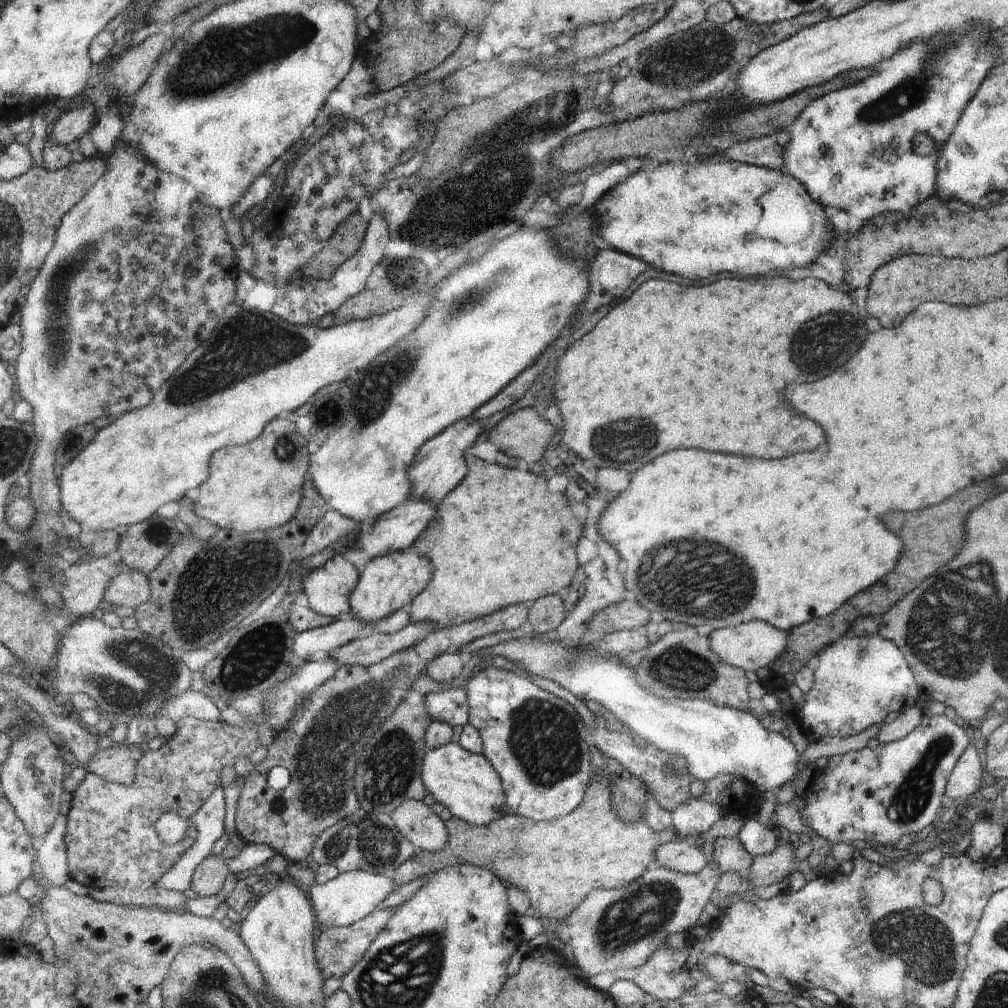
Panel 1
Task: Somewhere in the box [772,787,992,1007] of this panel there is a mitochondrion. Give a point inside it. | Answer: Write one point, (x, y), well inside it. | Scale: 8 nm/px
(927, 954)

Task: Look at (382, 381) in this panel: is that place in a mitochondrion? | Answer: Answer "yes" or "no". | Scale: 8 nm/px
yes

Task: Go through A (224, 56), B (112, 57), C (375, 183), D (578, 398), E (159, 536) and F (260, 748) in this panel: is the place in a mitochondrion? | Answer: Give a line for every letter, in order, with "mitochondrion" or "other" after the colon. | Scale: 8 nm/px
A: mitochondrion
B: other
C: other
D: other
E: mitochondrion
F: other

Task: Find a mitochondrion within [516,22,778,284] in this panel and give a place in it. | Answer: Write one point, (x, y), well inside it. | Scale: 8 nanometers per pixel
(691, 60)

